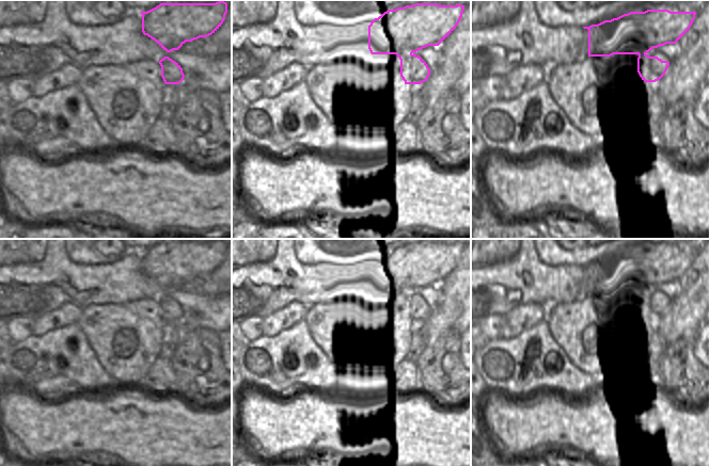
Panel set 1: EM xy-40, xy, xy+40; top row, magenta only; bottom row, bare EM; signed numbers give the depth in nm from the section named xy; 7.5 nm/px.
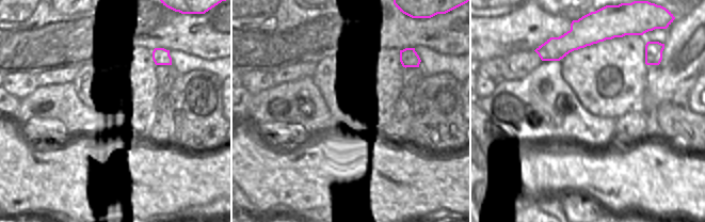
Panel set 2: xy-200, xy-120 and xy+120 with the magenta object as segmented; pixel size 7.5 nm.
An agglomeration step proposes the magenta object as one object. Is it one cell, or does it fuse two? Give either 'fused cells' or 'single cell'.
fused cells

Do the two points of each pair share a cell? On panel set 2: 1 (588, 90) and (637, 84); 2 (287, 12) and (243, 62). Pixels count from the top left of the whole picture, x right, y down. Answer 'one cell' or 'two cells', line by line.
1: one cell
2: one cell

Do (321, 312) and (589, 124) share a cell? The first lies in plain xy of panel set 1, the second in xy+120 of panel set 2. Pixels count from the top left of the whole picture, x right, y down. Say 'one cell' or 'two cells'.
two cells

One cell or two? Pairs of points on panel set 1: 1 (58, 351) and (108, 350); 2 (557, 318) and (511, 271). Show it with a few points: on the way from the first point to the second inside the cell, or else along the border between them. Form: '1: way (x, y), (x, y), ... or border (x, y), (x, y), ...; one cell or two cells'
1: border (79, 328), (96, 359), (107, 371); two cells
2: border (571, 301), (550, 304), (547, 307); two cells

